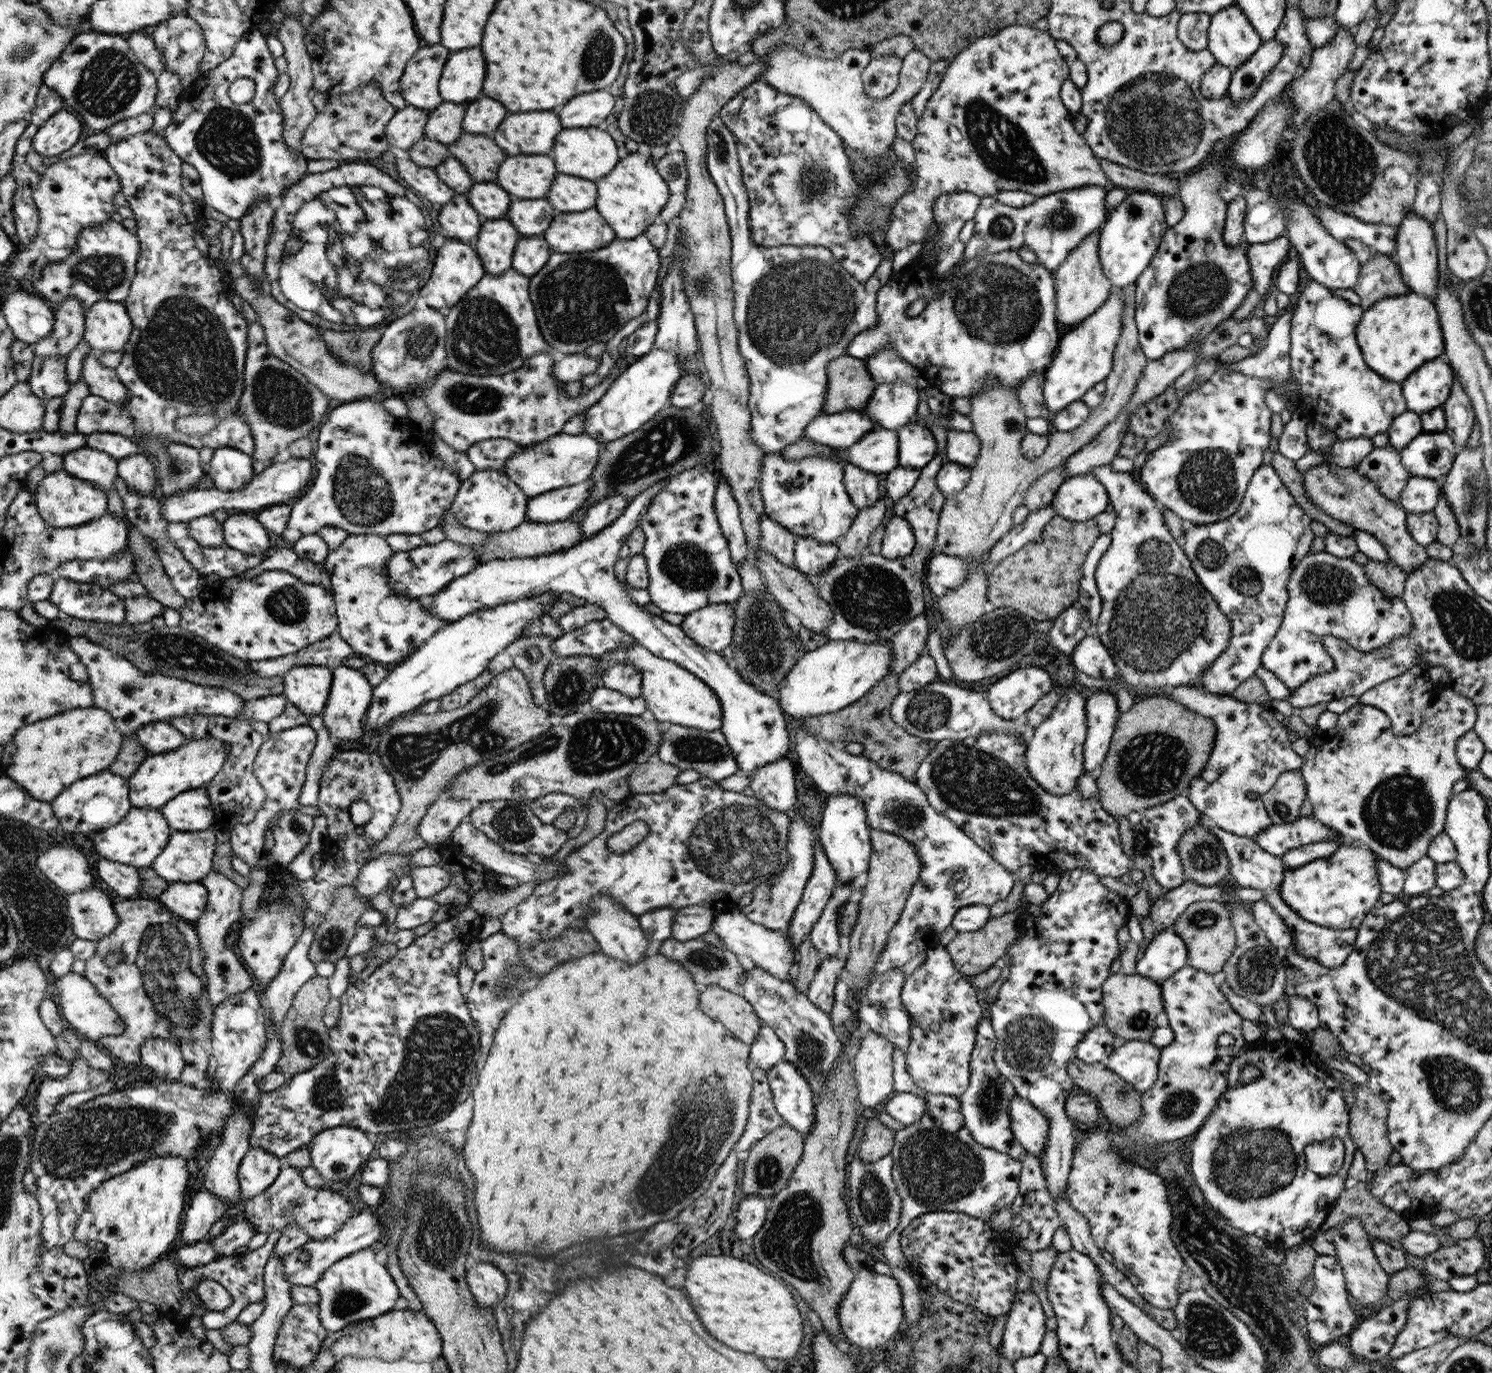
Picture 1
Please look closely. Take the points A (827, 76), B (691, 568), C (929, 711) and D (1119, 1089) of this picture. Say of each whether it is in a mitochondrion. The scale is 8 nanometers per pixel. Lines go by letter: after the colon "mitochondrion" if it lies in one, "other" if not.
A: other
B: mitochondrion
C: mitochondrion
D: mitochondrion

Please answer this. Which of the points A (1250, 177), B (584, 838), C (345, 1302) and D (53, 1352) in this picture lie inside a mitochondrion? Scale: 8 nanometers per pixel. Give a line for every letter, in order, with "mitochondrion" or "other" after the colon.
A: other
B: other
C: mitochondrion
D: mitochondrion

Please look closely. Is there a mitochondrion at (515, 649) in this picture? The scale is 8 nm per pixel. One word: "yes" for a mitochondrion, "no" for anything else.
no

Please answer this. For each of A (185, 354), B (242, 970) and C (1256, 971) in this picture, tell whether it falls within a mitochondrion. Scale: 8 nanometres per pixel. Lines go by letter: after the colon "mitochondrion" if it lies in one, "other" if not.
A: mitochondrion
B: other
C: mitochondrion

